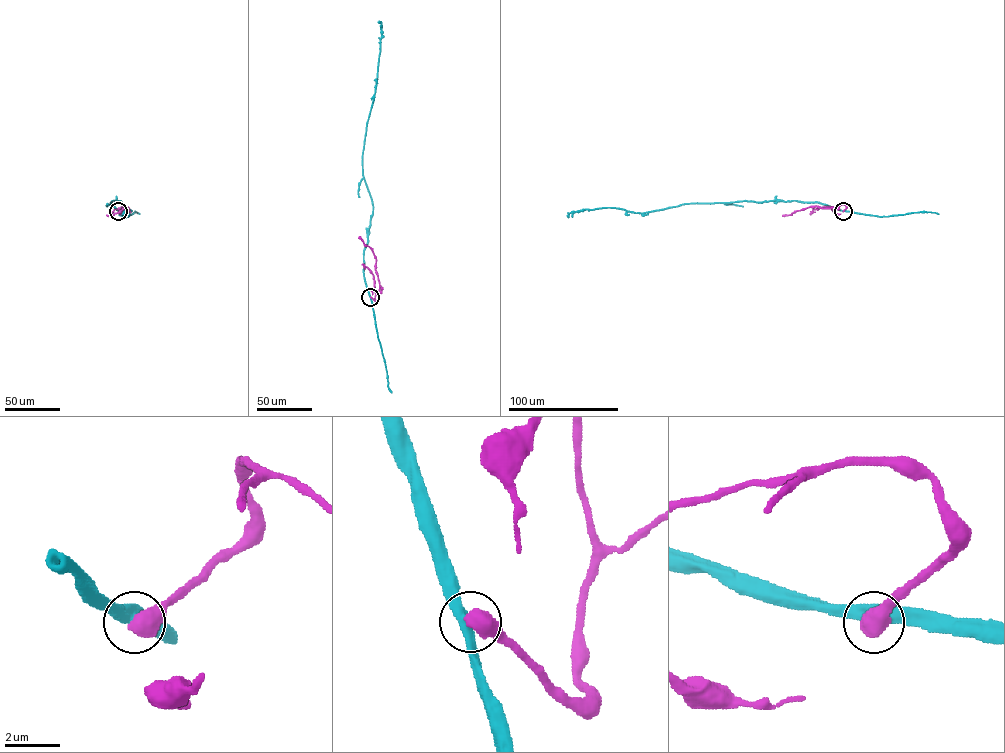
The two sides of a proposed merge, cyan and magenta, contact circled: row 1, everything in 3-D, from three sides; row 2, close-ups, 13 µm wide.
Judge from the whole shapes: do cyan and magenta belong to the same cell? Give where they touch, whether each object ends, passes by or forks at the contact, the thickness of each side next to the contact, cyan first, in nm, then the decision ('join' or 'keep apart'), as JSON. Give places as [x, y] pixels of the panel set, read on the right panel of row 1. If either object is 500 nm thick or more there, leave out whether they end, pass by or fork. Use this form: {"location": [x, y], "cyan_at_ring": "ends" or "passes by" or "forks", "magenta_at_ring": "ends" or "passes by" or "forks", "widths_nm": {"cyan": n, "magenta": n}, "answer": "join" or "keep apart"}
{"location": [843, 211], "widths_nm": {"cyan": 420, "magenta": 700}, "answer": "keep apart"}

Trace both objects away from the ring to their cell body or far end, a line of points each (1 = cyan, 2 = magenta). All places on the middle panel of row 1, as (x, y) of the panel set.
1: (370, 297), (363, 255), (372, 203), (363, 176), (362, 153), (377, 77), (381, 36), (378, 22)
2: (370, 297), (375, 300), (379, 292), (375, 257), (360, 236)

